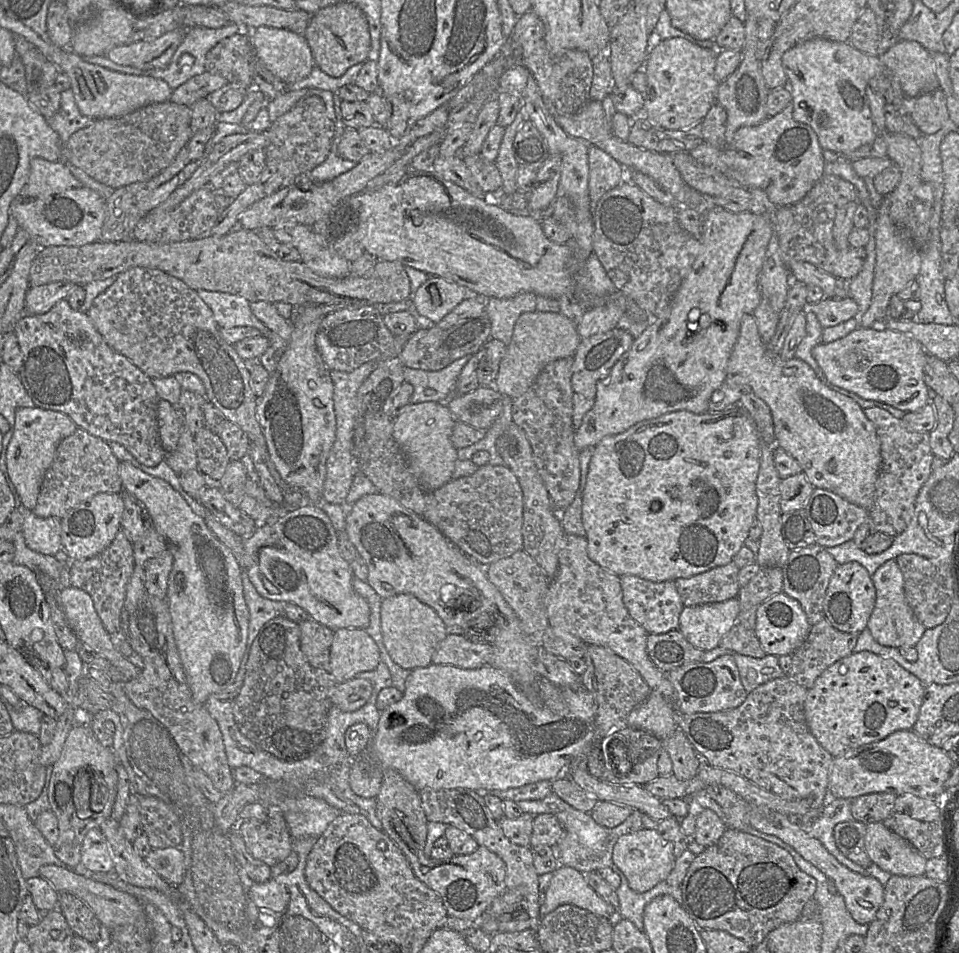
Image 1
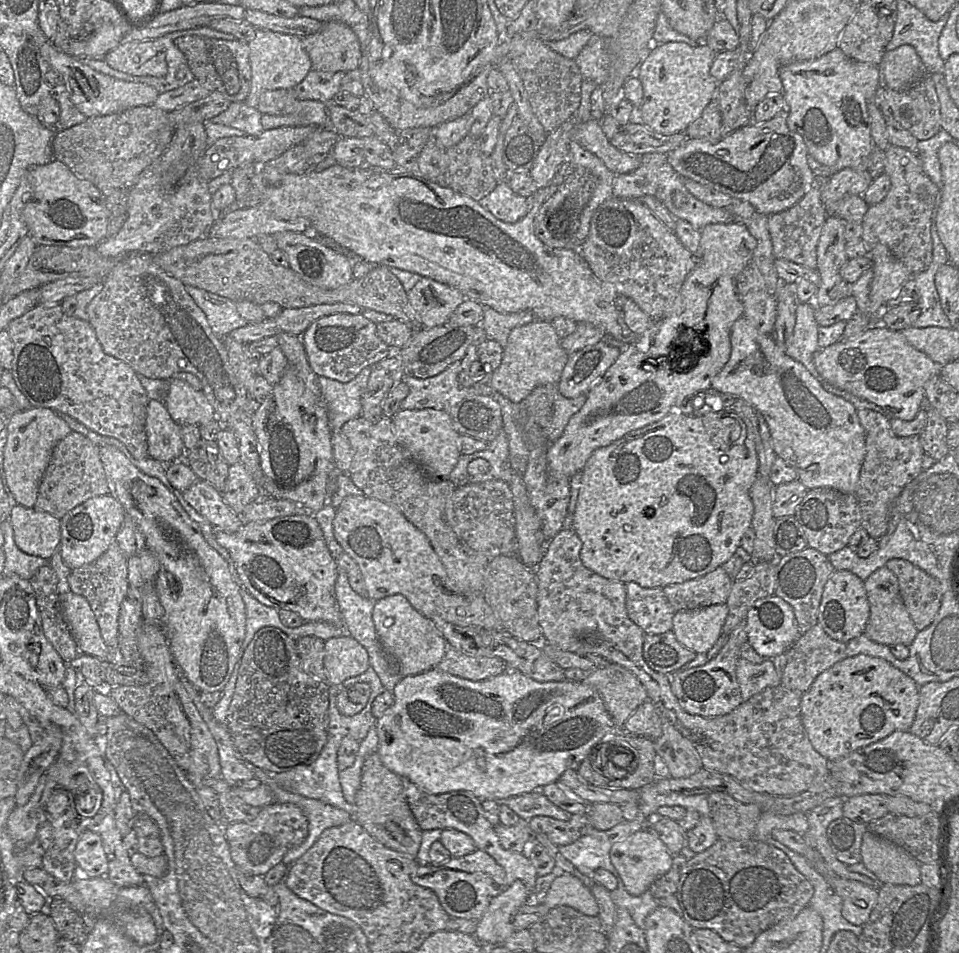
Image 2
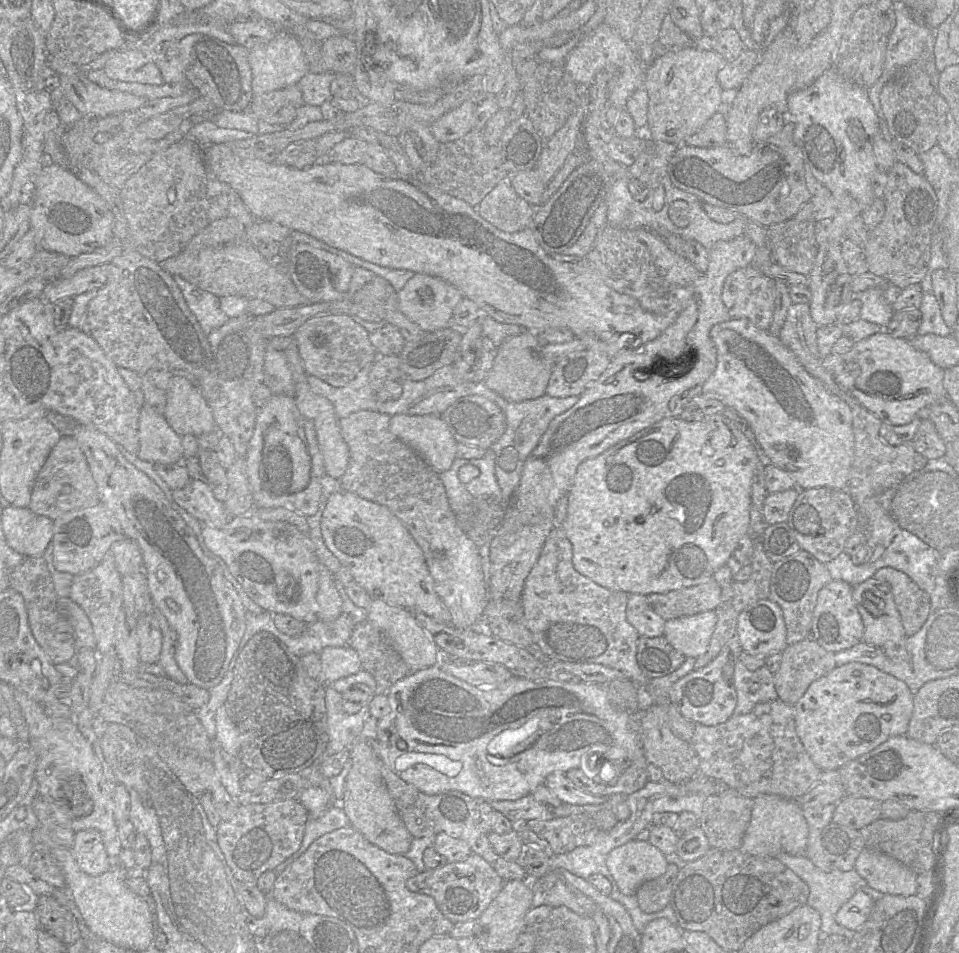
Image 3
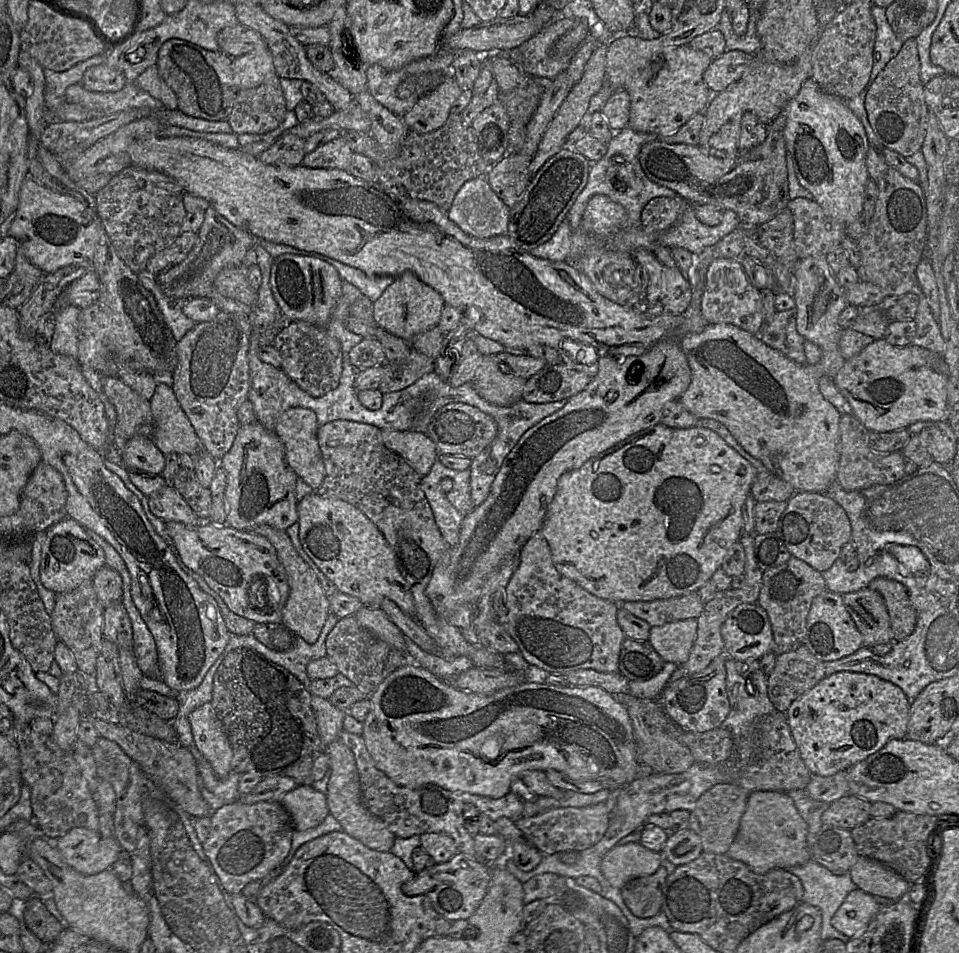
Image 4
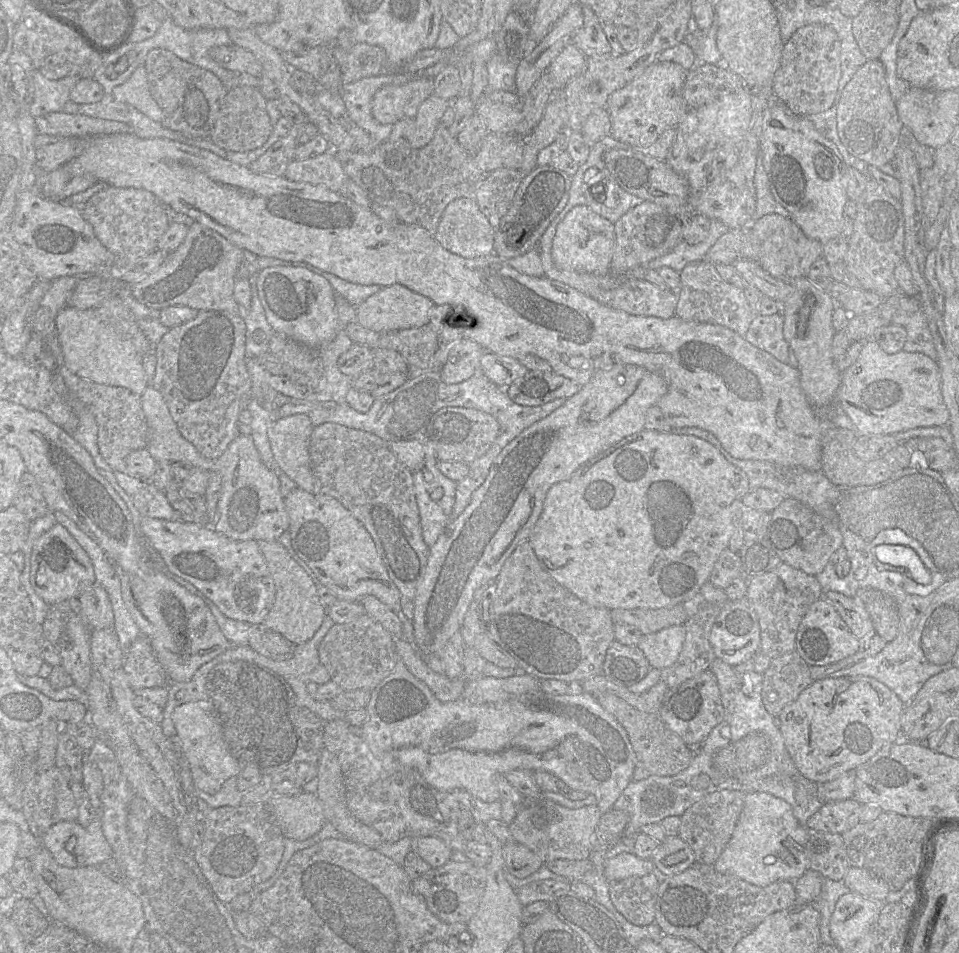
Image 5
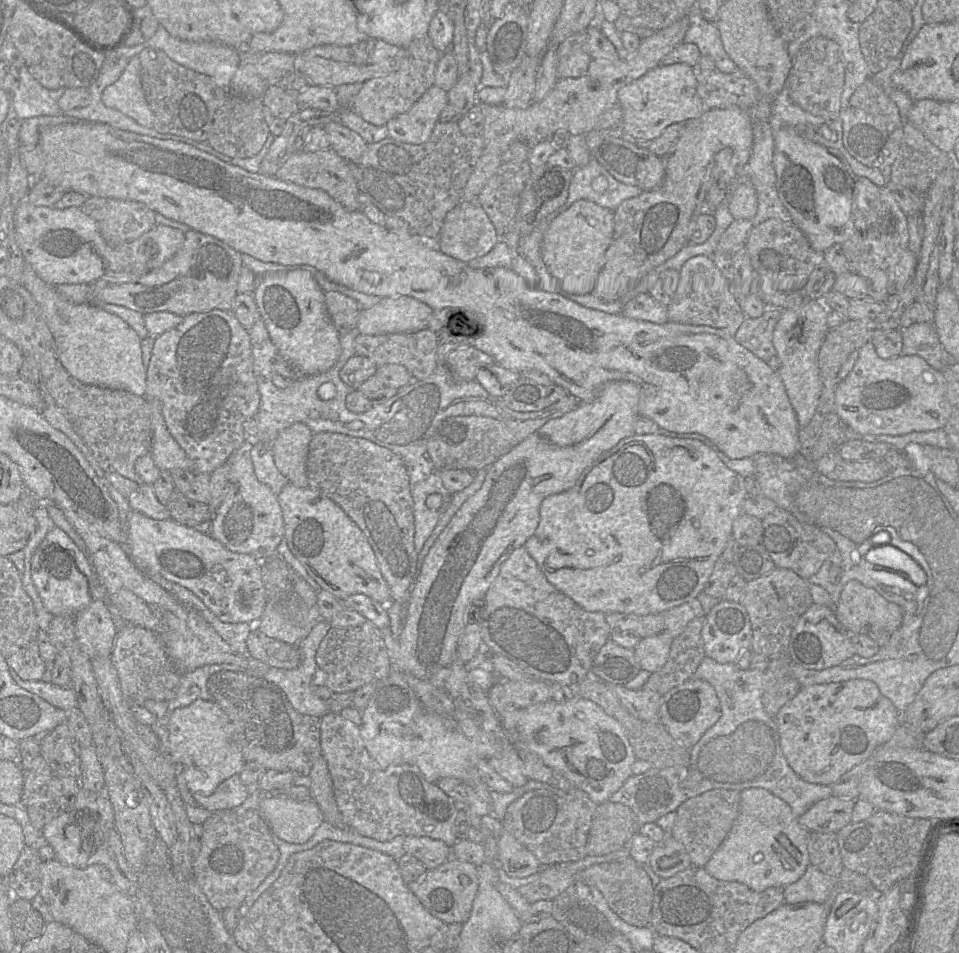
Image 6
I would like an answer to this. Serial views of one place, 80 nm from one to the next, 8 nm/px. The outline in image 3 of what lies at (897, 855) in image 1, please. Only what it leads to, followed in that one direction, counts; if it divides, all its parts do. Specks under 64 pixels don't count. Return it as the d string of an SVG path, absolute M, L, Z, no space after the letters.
M864 847L854 870L870 888L882 894L916 895L917 874L887 854Z

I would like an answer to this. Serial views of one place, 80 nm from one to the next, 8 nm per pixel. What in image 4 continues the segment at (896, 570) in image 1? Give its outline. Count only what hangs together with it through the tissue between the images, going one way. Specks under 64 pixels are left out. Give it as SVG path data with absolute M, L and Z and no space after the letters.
M869 587L842 594L843 603L862 636L862 646L893 641L889 614L882 595Z

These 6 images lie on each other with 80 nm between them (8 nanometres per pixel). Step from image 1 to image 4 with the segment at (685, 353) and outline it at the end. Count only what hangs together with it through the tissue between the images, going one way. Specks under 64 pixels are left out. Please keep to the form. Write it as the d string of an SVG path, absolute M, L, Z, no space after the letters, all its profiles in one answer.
M743 226L738 227L715 245L706 247L700 254L695 255L694 266L687 272L692 287L692 299L684 313L680 330L675 333L676 337L663 338L639 355L600 358L598 372L588 386L569 398L562 409L527 430L508 453L495 474L489 495L464 516L458 543L443 555L426 587L425 594L442 620L447 620L448 615L458 607L474 605L479 601L491 572L506 558L518 554L523 544L540 531L557 492L558 481L564 473L578 469L586 461L597 457L628 437L660 423L663 416L675 410L675 403L680 401L691 383L691 370L678 337L685 333L700 332L707 326L708 323L701 315L701 297L708 268L715 259L739 261L745 255L742 229Z

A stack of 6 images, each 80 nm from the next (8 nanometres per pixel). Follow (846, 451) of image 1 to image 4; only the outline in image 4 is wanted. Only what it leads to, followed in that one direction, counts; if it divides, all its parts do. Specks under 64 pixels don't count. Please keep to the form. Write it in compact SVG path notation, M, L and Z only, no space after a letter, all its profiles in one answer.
M708 323L700 332L685 333L678 337L681 349L686 355L691 370L691 383L680 399L680 403L697 419L711 419L723 424L752 457L760 460L769 472L789 483L794 491L826 492L836 481L840 453L838 452L839 425L842 413L825 397L819 389L819 379L823 376L820 363L800 365L782 352L765 344L757 334L752 334L733 324Z

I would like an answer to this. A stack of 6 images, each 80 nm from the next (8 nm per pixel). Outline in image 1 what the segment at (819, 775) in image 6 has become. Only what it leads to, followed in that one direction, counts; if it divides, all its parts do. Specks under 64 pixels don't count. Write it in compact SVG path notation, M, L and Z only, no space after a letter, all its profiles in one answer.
M872 652L851 653L824 670L807 691L804 703L808 728L818 743L833 758L847 751L879 742L899 730L912 730L924 698L925 685L890 658Z

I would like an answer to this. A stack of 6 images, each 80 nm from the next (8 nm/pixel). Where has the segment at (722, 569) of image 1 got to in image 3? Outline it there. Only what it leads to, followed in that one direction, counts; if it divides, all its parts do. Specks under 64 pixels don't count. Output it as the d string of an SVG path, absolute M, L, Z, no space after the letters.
M714 578L696 586L654 593L646 596L655 613L664 620L713 611L718 606L722 588Z

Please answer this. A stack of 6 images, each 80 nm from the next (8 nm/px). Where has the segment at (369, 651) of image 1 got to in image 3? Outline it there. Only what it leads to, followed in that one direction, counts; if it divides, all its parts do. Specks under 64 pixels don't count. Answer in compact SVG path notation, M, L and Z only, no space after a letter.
M347 645L324 648L320 659L326 683L356 674L362 669L357 652Z

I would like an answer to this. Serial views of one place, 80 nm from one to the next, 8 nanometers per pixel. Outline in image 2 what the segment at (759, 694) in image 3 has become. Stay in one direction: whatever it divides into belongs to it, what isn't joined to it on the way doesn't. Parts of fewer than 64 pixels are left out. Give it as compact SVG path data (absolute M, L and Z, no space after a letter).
M740 657L736 663L736 678L743 702L764 689L776 687L781 683L781 677L776 672L772 659L753 664Z

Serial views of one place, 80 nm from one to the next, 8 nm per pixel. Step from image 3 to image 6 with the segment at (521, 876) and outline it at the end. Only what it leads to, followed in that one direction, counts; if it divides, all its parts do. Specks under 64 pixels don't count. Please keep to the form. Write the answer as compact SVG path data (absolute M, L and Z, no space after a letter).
M330 712L320 718L320 749L327 763L337 807L347 828L358 834L385 842L396 836L427 836L443 841L450 848L457 842L454 819L460 808L436 783L427 781L418 768L399 764L381 769L373 764L360 736L359 726Z

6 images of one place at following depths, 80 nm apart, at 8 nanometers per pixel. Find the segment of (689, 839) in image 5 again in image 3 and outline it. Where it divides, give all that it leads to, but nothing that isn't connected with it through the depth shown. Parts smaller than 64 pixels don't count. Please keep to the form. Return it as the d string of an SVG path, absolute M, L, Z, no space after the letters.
M726 788L720 793L707 796L697 825L707 837L710 847L728 850L739 849L751 819L752 807L753 799L743 796L733 788Z

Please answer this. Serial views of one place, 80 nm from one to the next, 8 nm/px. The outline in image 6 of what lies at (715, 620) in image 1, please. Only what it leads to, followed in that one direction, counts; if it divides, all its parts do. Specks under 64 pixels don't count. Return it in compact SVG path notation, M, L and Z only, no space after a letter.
M664 630L656 635L640 639L633 649L640 670L651 674L660 670L668 659L673 639Z

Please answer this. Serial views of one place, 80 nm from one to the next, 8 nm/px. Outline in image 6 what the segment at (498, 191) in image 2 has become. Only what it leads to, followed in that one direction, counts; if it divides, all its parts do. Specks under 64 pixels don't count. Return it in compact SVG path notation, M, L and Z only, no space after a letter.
M478 200L474 202L459 202L448 212L440 237L438 248L441 252L464 263L487 255L499 242L496 229Z

